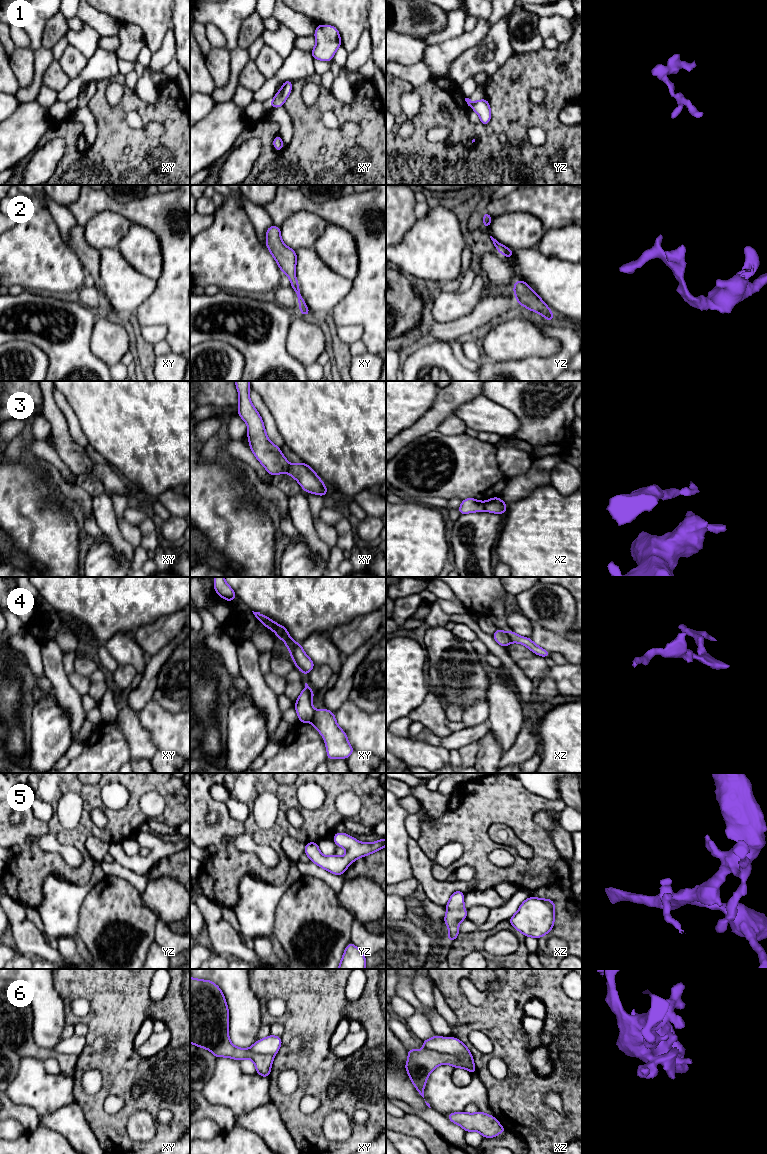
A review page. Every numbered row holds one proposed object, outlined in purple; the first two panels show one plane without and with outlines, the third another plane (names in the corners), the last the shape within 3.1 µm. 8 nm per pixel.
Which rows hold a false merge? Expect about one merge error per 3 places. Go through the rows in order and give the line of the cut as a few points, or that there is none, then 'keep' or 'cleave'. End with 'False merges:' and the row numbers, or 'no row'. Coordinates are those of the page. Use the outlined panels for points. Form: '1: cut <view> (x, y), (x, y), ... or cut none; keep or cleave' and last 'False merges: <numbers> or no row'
1: cut none; keep
2: cut none; keep
3: cut xy (290, 465), (286, 472); cleave
4: cut xy (316, 712), (310, 721); cleave
5: cut none; keep
6: cut xz (425, 1047), (438, 1052), (457, 1054), (468, 1066), (474, 1066); cleave
False merges: 3, 4, 6

